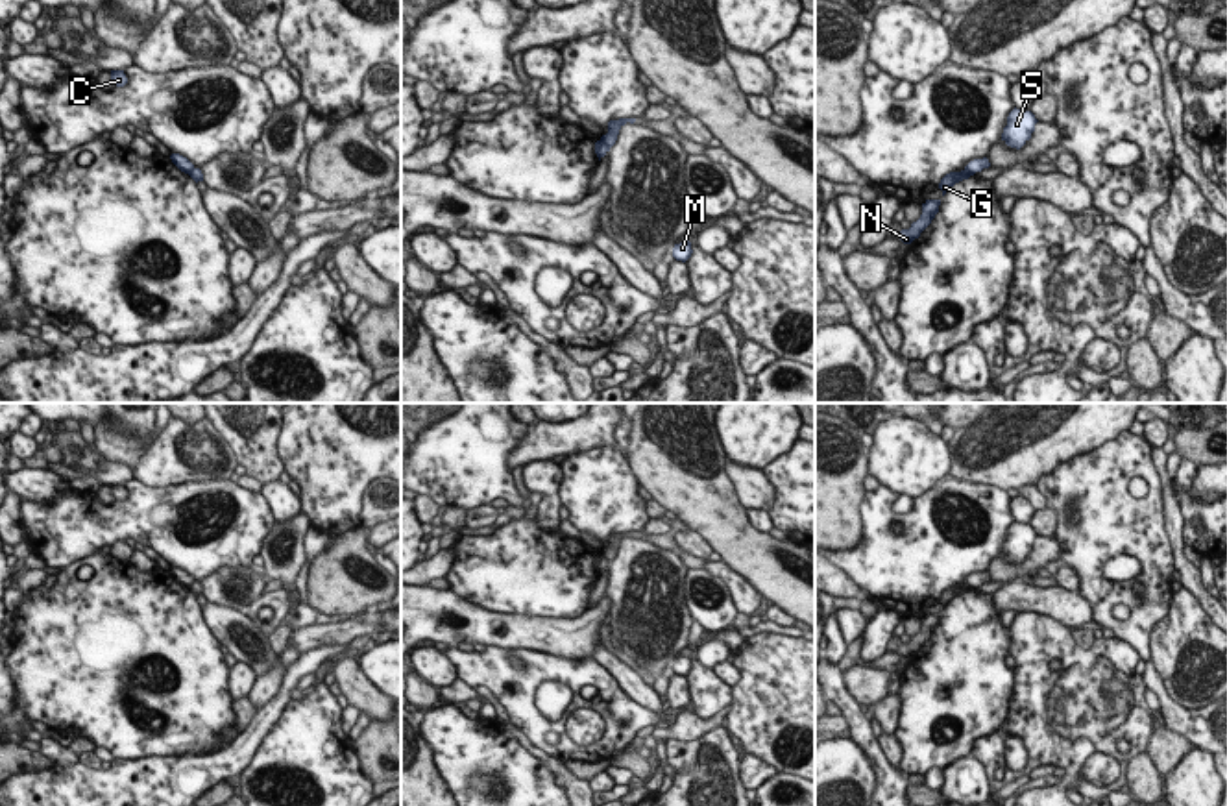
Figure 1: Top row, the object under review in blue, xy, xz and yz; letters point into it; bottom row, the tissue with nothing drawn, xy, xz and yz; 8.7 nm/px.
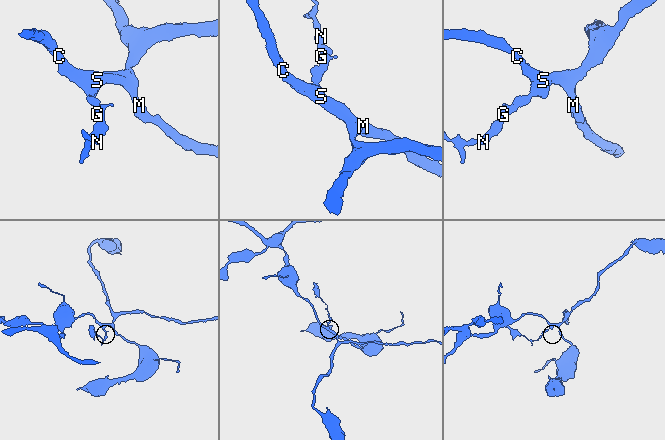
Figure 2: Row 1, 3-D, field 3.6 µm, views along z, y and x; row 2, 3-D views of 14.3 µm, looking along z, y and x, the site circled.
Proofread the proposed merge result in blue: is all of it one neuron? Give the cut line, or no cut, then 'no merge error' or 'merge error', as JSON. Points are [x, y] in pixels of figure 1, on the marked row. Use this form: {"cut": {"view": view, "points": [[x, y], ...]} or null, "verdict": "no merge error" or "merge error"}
{"cut": {"view": "yz", "points": [[965, 167], [972, 174]]}, "verdict": "merge error"}

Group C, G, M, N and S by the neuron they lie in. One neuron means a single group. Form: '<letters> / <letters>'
C M S / G N

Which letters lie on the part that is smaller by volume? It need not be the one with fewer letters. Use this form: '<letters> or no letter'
G, N

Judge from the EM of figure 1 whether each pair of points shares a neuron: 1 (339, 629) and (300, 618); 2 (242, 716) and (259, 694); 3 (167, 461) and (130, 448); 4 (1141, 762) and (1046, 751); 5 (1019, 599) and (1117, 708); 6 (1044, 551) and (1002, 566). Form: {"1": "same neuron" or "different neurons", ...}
{"1": "different neurons", "2": "different neurons", "3": "different neurons", "4": "different neurons", "5": "different neurons", "6": "same neuron"}

